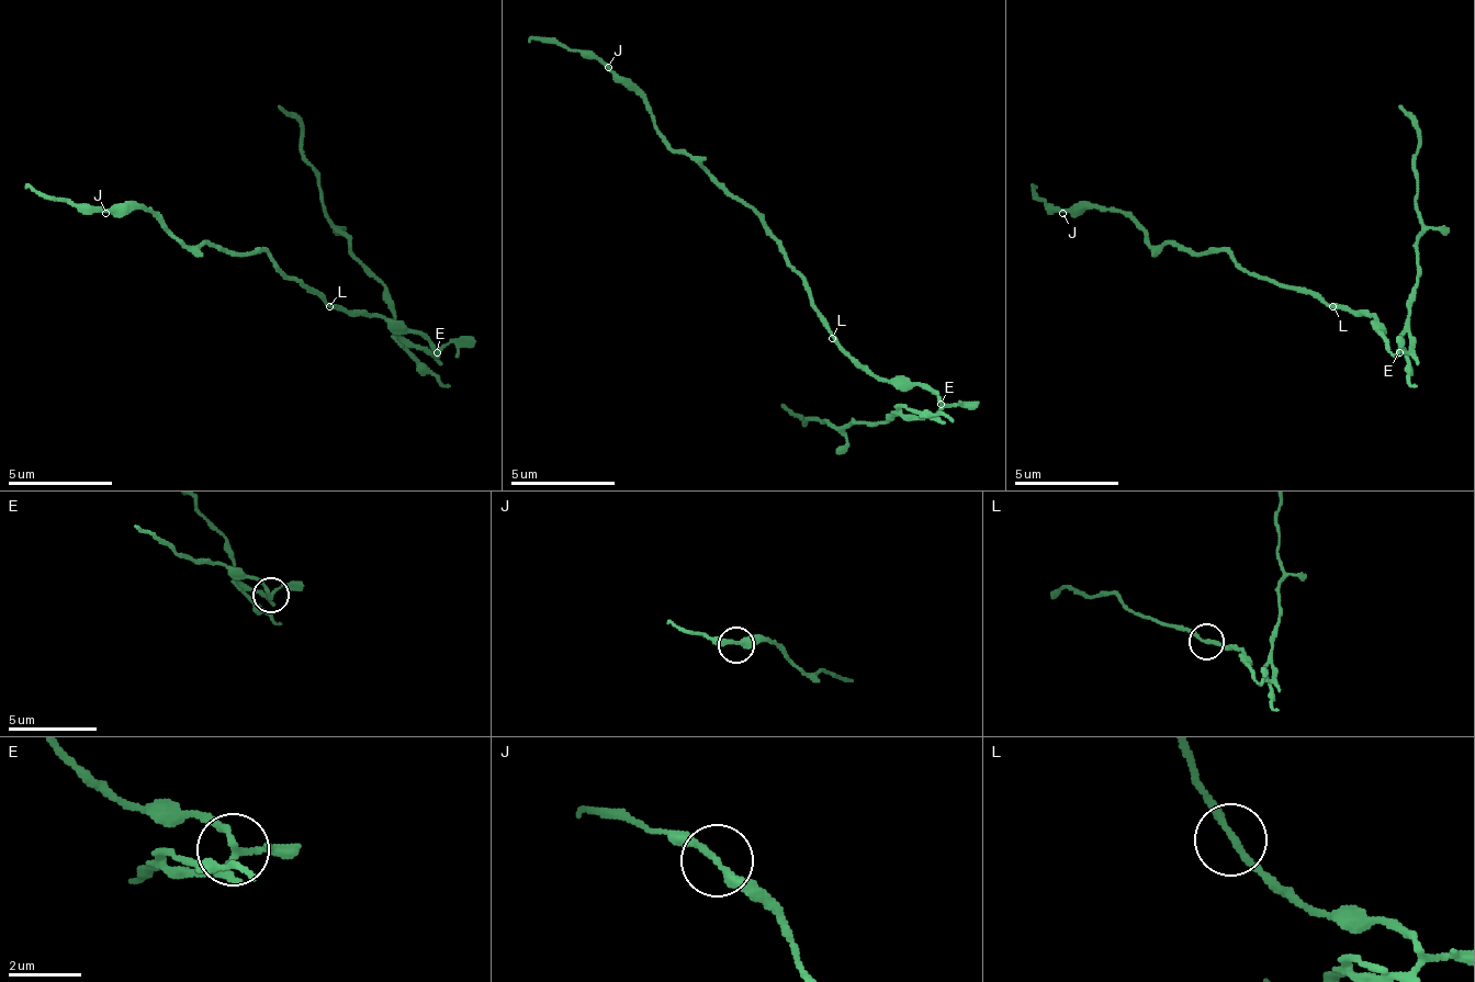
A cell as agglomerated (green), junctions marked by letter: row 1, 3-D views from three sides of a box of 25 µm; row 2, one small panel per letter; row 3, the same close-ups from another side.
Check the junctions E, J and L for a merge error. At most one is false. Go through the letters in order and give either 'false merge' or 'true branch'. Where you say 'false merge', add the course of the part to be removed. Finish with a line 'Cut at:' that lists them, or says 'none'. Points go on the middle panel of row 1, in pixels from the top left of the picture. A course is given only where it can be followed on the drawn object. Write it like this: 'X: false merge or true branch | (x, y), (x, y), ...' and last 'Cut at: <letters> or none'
E: false merge | (942, 405), (915, 416), (889, 416), (837, 426), (806, 421), (780, 405)
J: true branch
L: true branch
Cut at: E

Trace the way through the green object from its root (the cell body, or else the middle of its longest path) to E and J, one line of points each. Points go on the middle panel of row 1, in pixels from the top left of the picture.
E: (832, 333), (837, 342), (874, 374), (885, 380), (905, 380), (910, 384), (926, 384), (942, 401), (942, 405)
J: (832, 333), (811, 301), (806, 275), (764, 223), (697, 160), (676, 150), (661, 135), (655, 114), (608, 67)

